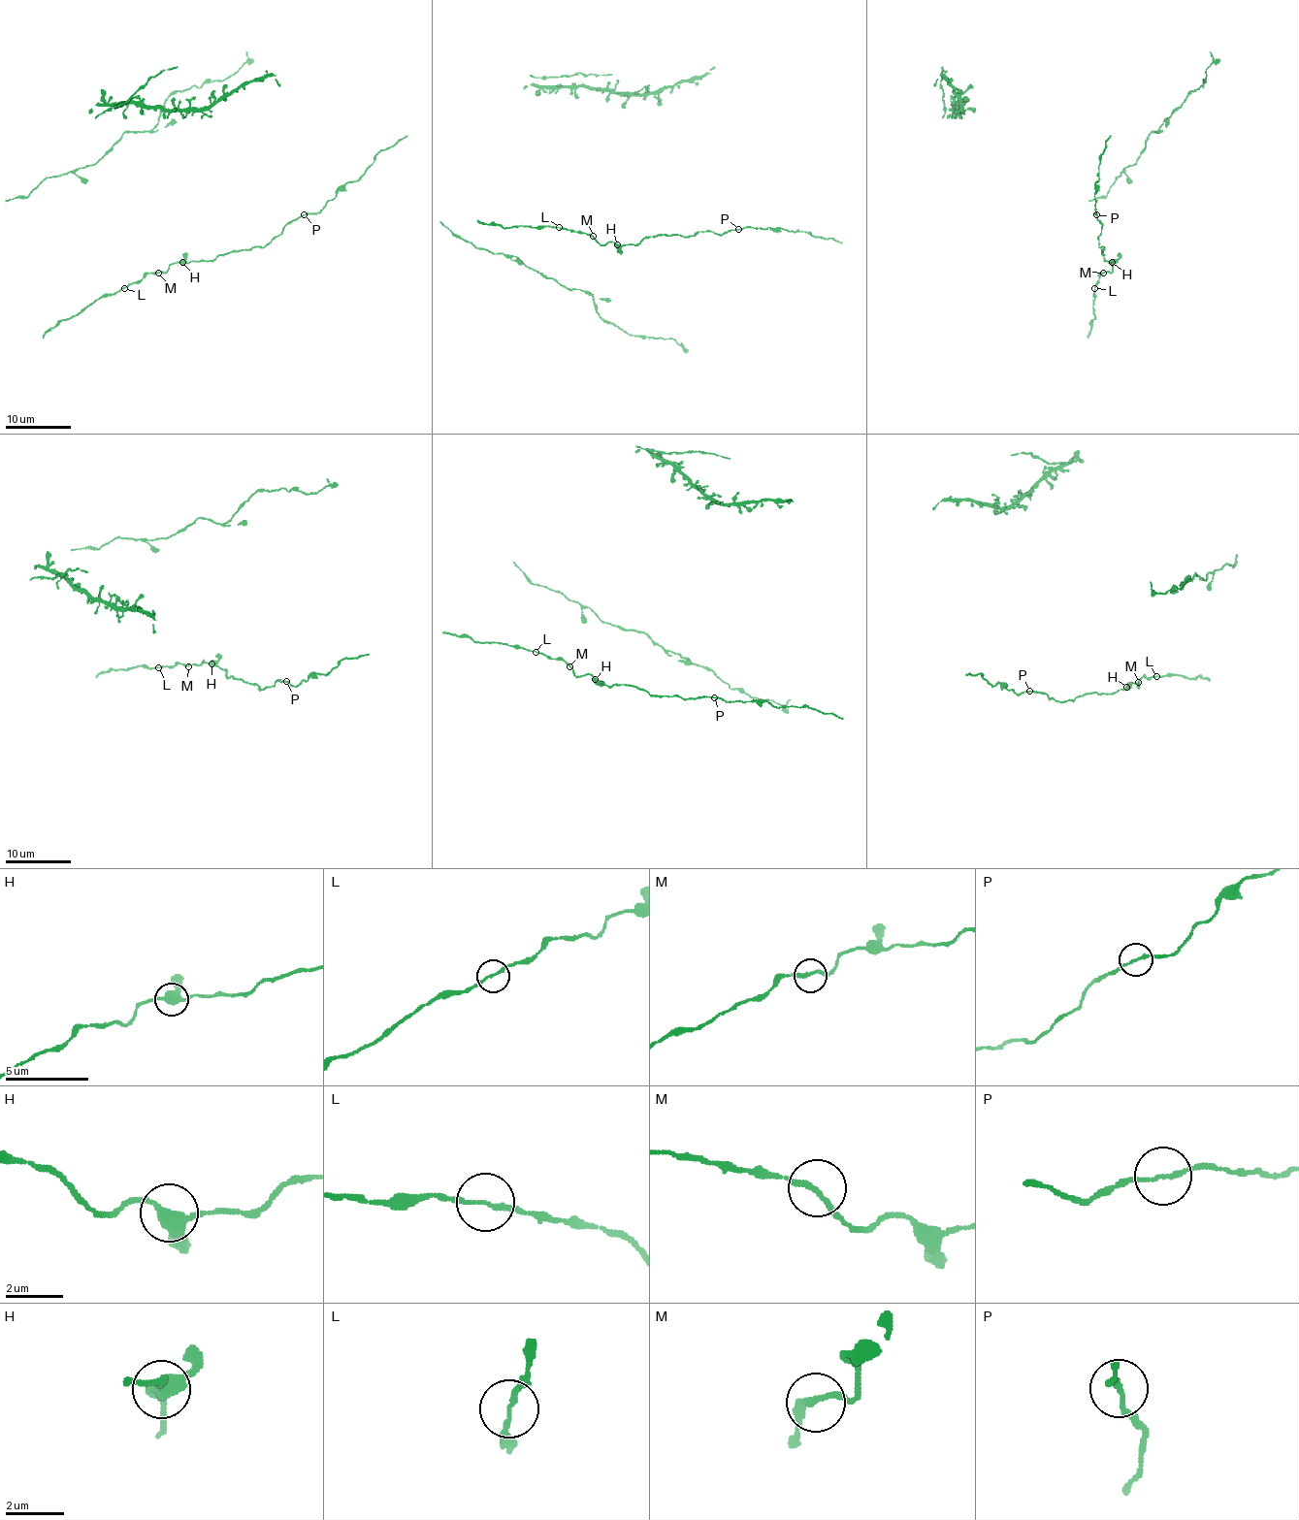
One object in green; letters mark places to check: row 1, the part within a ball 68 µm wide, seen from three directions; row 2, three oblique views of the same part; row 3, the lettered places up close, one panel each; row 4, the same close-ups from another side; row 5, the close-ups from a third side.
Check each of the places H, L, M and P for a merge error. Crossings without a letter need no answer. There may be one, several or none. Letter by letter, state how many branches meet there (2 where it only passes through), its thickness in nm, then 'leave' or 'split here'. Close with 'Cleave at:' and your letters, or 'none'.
H: branches 3; calibre 360 nm; leave
L: branches 2; calibre 140 nm; leave
M: branches 2; calibre 180 nm; leave
P: branches 2; calibre 140 nm; leave
Cleave at: none

